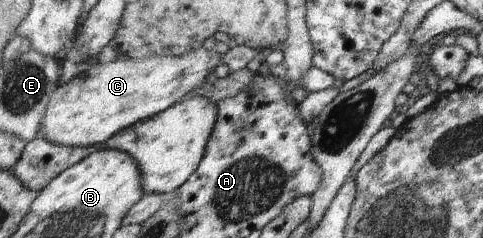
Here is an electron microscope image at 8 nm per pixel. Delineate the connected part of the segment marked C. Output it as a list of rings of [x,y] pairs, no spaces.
[[[200,48],[180,58],[152,56],[136,60],[127,57],[111,63],[98,62],[69,82],[63,80],[56,88],[42,122],[42,139],[69,147],[102,144],[118,131],[179,103],[190,92],[205,84],[206,78],[221,63],[222,54],[215,48],[211,51]]]

